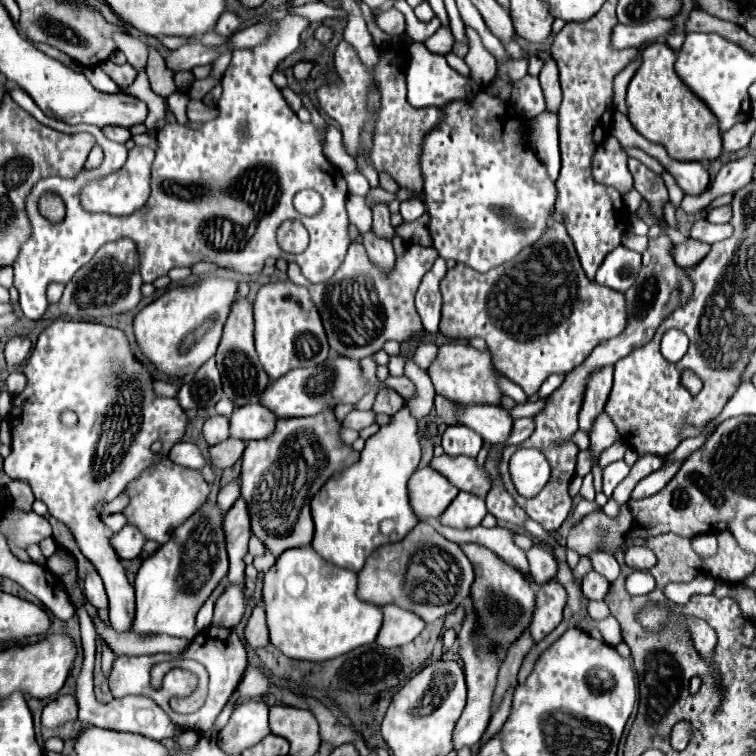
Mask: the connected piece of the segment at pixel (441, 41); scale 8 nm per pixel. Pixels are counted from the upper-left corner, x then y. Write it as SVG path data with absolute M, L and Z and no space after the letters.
M440 27L430 39L424 41L424 45L428 47L428 51L432 53L440 53L440 55L446 55L452 51L452 45L454 45L454 35L448 27Z

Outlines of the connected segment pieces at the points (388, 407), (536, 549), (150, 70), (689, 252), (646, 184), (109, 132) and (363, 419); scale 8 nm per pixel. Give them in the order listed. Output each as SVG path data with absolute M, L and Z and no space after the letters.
M384 387L384 391L378 391L378 395L376 395L376 401L374 401L374 411L376 413L386 413L386 415L394 415L396 411L400 411L400 407L404 405L404 399L396 393L396 391L392 391L392 389L388 389L388 387Z
M542 543L534 545L528 551L528 561L530 561L530 575L536 585L544 585L556 577L556 571L558 571L556 559Z
M150 49L146 73L150 77L150 87L152 87L154 93L158 93L162 97L168 97L168 95L172 95L176 91L174 73L164 67L164 59L160 57L160 53L156 49Z
M690 239L688 243L682 243L682 245L676 245L674 247L674 259L680 267L694 267L696 263L700 263L700 259L704 259L704 255L708 255L708 243L702 243L702 241L696 241L696 239Z
M628 159L628 169L634 175L634 189L640 191L640 195L644 195L644 201L648 203L652 215L656 219L664 219L664 205L668 201L668 191L662 177L650 171L638 159Z
M104 127L102 131L104 131L104 135L108 139L112 139L116 143L126 143L132 137L130 135L130 129L126 129L126 127Z
M352 411L352 413L346 415L342 425L350 427L350 429L356 429L356 431L362 431L364 427L372 425L374 421L376 421L376 413L374 411Z

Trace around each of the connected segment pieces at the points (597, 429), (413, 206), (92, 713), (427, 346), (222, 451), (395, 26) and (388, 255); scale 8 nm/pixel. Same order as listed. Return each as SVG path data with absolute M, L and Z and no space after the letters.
M606 413L598 415L598 417L596 417L596 423L592 425L592 431L590 431L590 441L592 441L590 445L592 445L594 453L596 453L594 463L598 461L598 455L600 455L606 447L610 447L614 441L618 441L618 439L620 439L620 435L618 435L616 427L610 423L610 417L608 417Z
M412 197L412 199L406 199L404 203L400 203L400 213L402 213L404 221L416 221L418 217L424 215L424 205L420 203L420 199Z
M84 657L84 665L82 665L82 671L78 675L78 685L76 685L76 699L78 699L78 707L80 707L78 719L82 719L82 723L96 725L96 727L106 727L106 729L130 731L130 733L138 733L138 735L144 735L144 737L150 737L150 739L156 739L156 741L162 741L166 737L176 737L182 731L182 727L172 723L168 719L168 715L162 711L162 707L158 707L148 697L126 695L126 697L114 698L105 705L96 701L94 691L92 691L92 683L90 683L92 663L94 663L94 657Z
M422 341L414 353L414 359L416 359L416 365L424 371L428 371L428 367L432 365L432 359L436 359L436 351L438 347L434 343L428 343L428 341Z
M226 439L224 443L212 445L212 447L208 449L208 453L210 453L208 465L214 467L214 469L232 467L232 465L242 457L244 447L246 447L246 443L240 441L240 439Z
M388 9L388 11L382 11L376 15L376 25L386 31L388 35L400 35L406 31L406 19L400 11L396 9Z
M366 231L366 233L362 235L362 245L366 247L368 257L370 257L376 265L380 265L384 271L388 271L388 269L394 267L396 255L394 255L392 241L390 241L390 239L380 239L378 235L372 235L372 231Z

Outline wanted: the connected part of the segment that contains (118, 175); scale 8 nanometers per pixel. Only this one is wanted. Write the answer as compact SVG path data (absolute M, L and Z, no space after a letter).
M134 147L128 153L128 159L124 163L122 169L118 169L116 173L100 179L100 181L92 181L82 189L82 205L88 211L102 211L102 213L110 213L110 215L130 215L134 211L138 211L140 207L146 205L148 197L150 197L150 167L152 167L152 159L154 159L154 151L148 147Z

